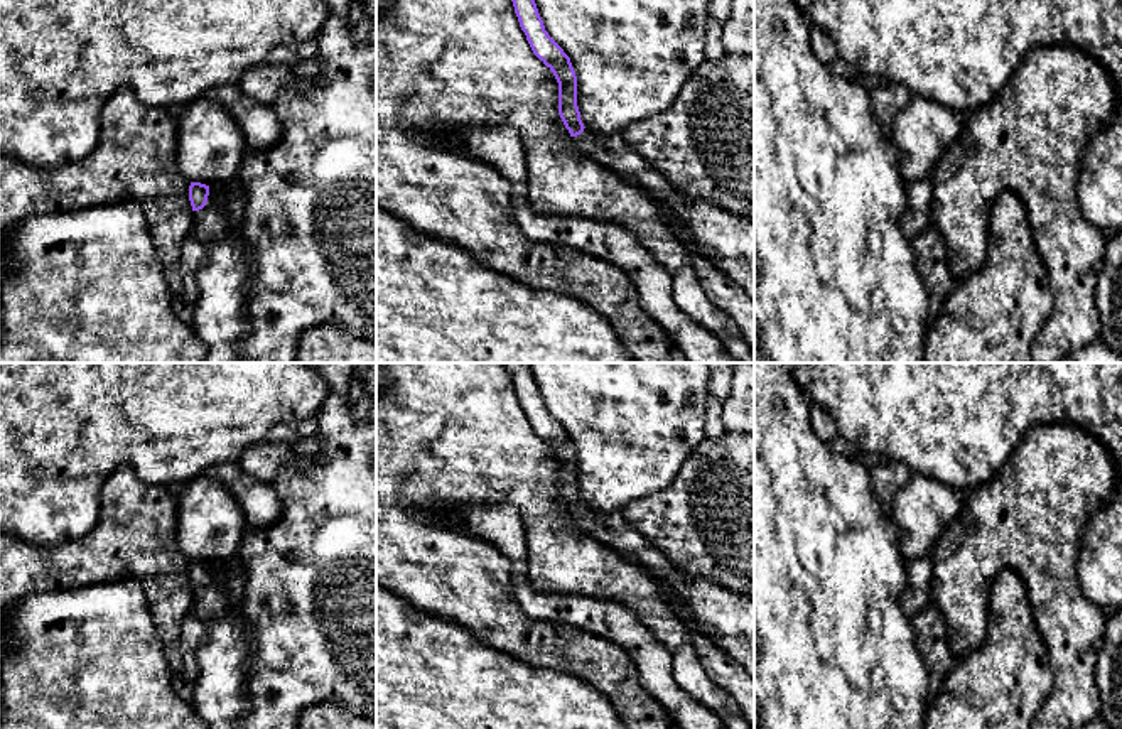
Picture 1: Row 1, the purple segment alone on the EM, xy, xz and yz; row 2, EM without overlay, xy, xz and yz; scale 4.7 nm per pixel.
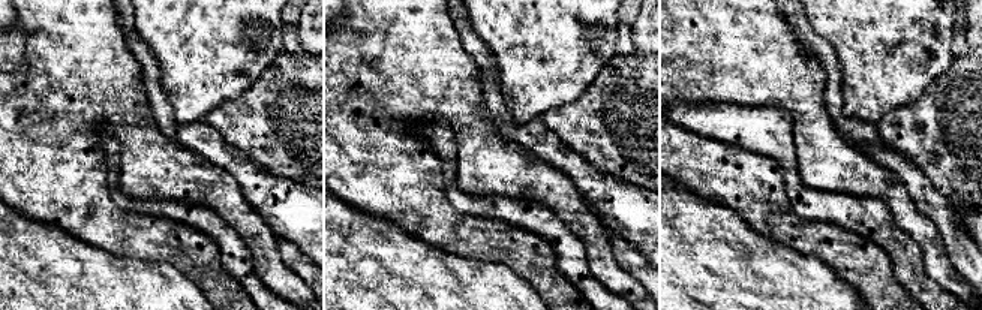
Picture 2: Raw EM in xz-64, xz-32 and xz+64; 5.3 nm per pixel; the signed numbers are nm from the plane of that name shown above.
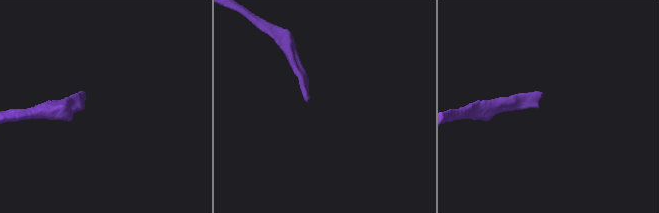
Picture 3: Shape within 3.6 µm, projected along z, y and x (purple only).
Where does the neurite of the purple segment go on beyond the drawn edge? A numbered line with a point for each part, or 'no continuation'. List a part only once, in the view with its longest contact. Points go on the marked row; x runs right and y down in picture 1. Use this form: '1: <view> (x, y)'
1: xy (213, 220)

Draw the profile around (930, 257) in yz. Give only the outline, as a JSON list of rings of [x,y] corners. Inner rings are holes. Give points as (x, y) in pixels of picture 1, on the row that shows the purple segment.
[[[928,224],[913,245],[914,265],[928,292],[928,322],[933,324],[943,310],[955,280],[947,262],[945,241],[933,224]]]

